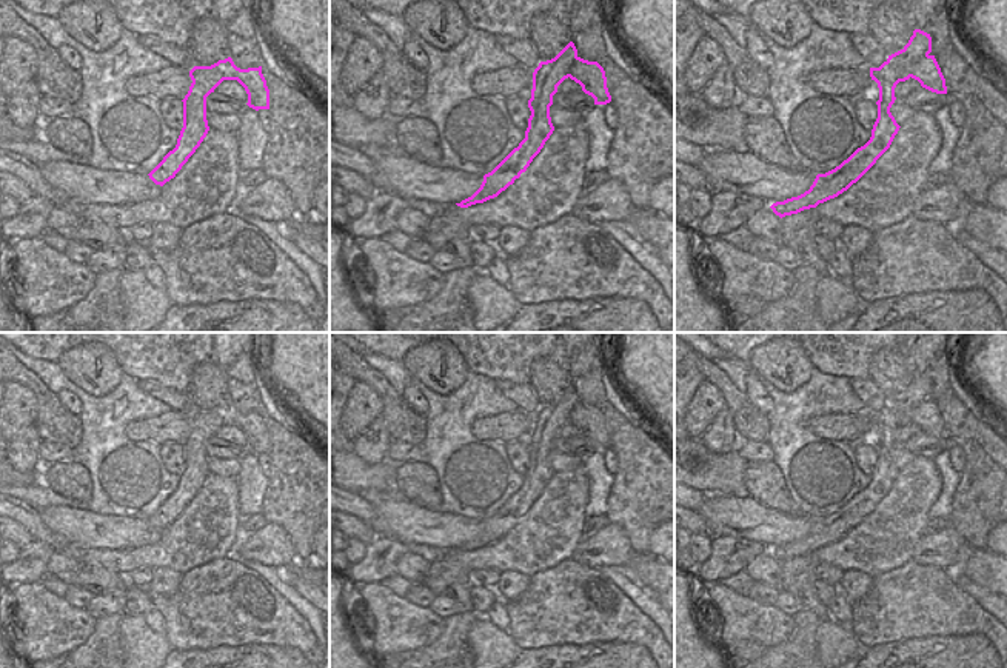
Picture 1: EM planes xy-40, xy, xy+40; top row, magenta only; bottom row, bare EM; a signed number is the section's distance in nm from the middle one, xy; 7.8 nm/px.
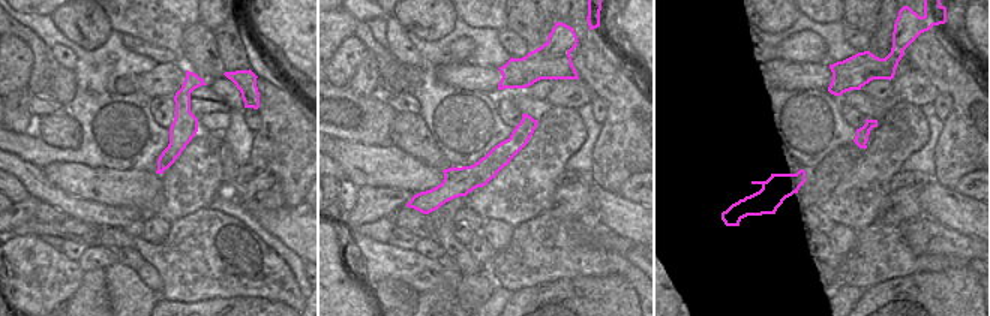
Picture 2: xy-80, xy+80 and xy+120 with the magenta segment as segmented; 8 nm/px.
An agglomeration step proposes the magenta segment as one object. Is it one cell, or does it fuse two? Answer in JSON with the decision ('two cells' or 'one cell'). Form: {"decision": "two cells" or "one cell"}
{"decision": "two cells"}

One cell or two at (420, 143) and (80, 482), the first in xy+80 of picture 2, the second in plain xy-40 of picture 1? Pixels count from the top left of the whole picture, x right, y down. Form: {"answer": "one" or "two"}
{"answer": "one"}

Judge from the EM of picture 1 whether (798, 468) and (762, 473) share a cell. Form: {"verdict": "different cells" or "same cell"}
{"verdict": "different cells"}

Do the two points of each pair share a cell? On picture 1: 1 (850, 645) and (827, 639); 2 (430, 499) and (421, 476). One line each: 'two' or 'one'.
1: one
2: one

